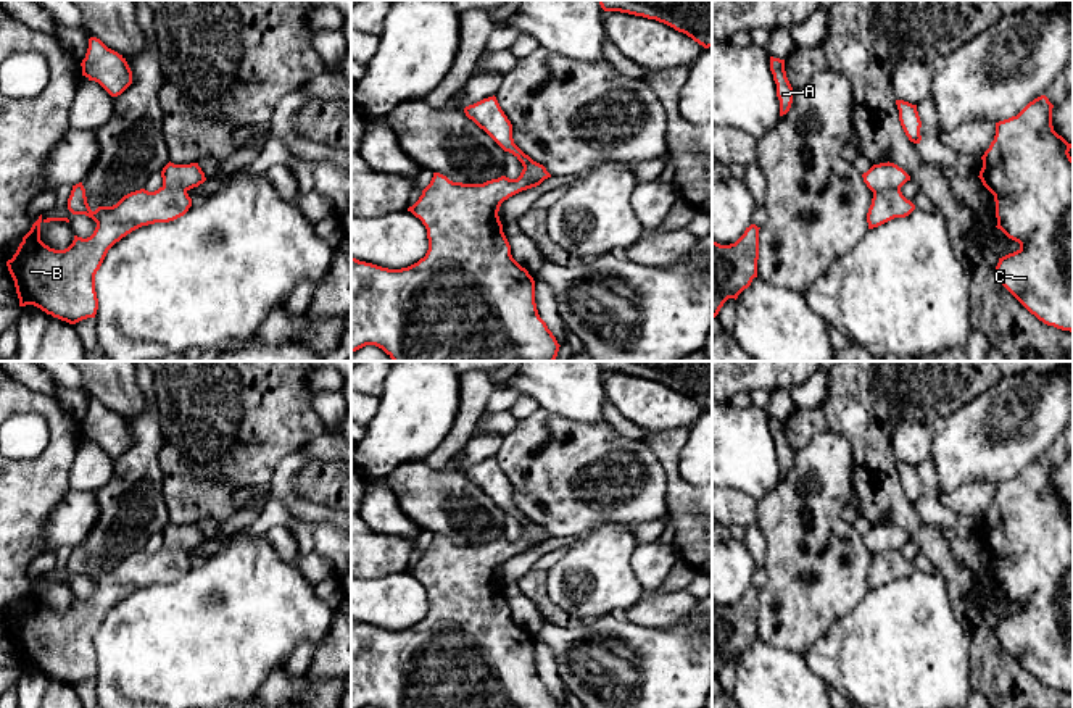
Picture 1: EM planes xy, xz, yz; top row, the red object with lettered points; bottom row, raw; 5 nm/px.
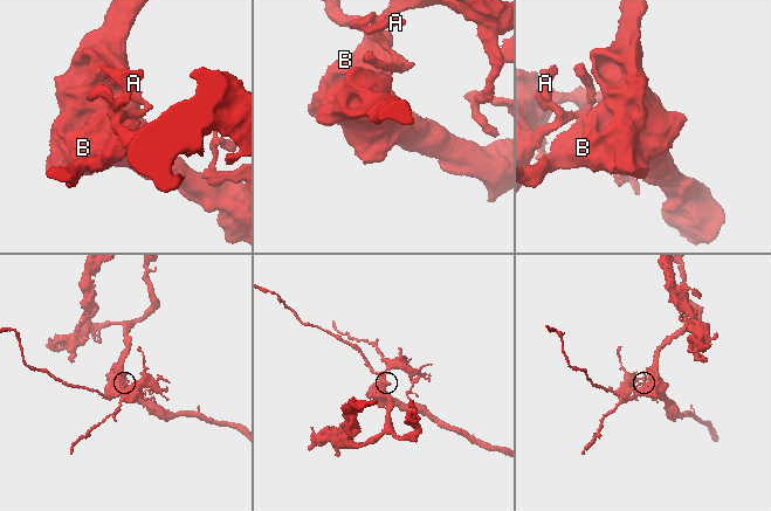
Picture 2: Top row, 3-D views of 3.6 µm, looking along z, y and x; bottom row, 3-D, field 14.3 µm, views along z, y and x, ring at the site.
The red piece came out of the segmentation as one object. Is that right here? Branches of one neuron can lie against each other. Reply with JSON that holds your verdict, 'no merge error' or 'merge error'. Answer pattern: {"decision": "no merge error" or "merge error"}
{"decision": "no merge error"}

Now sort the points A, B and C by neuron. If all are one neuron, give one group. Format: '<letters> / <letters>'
A B C

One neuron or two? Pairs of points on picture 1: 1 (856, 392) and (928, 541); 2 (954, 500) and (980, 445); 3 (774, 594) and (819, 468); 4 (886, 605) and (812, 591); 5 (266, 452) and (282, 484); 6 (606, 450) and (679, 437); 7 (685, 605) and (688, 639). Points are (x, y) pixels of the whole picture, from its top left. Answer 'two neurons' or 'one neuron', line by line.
1: one neuron
2: two neurons
3: one neuron
4: two neurons
5: two neurons
6: two neurons
7: two neurons

